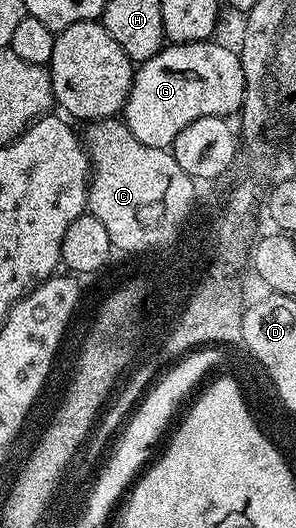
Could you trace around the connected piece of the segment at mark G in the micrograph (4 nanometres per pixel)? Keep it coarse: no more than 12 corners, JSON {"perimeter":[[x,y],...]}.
{"perimeter":[[168,44],[135,67],[122,121],[167,150],[244,103],[240,55]]}

